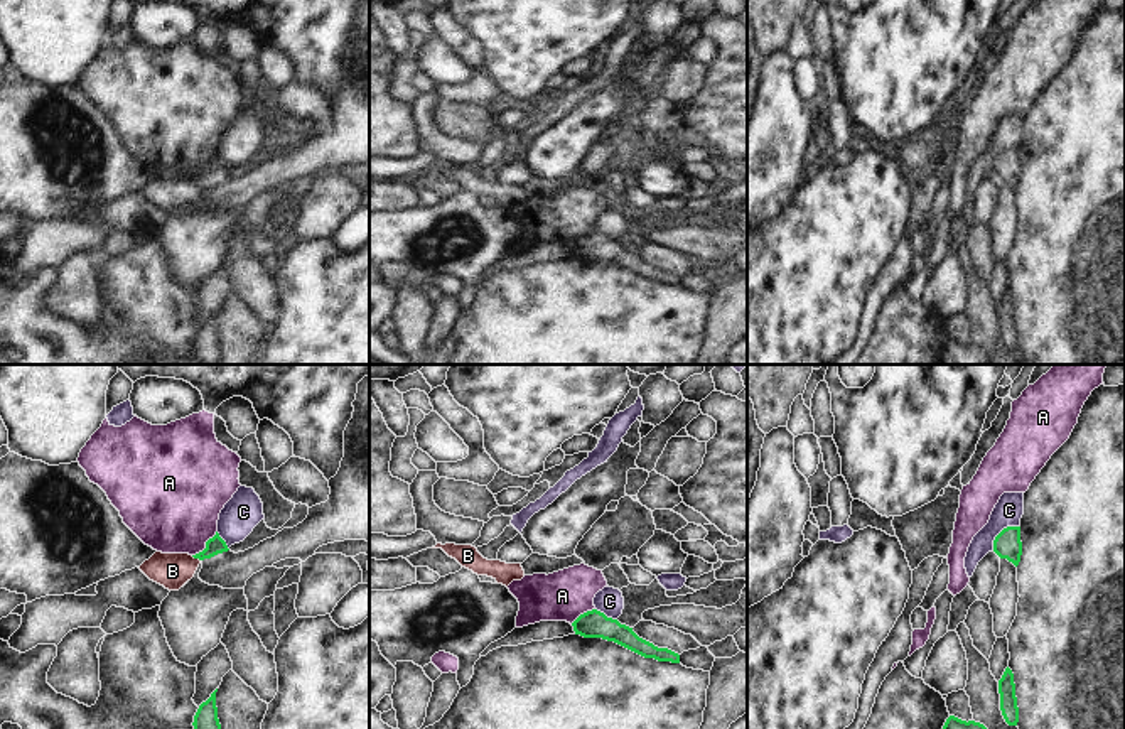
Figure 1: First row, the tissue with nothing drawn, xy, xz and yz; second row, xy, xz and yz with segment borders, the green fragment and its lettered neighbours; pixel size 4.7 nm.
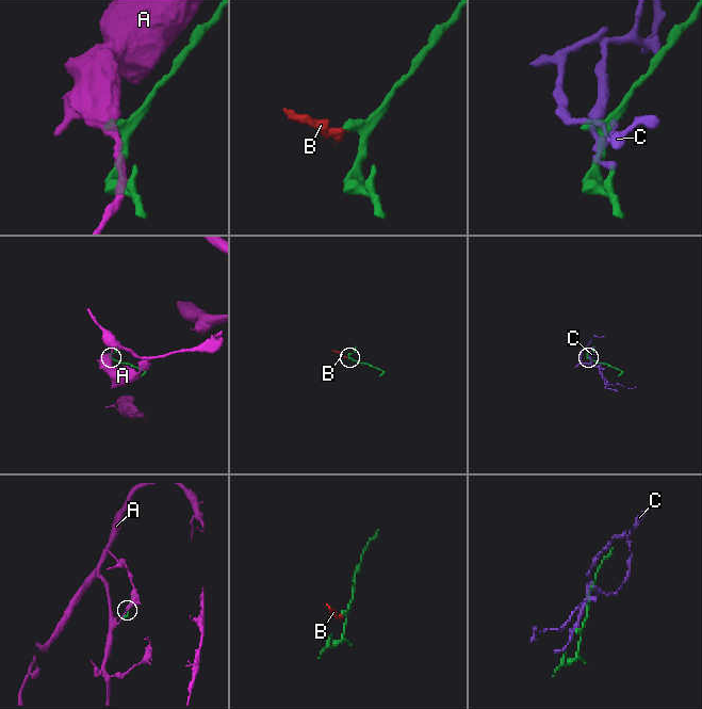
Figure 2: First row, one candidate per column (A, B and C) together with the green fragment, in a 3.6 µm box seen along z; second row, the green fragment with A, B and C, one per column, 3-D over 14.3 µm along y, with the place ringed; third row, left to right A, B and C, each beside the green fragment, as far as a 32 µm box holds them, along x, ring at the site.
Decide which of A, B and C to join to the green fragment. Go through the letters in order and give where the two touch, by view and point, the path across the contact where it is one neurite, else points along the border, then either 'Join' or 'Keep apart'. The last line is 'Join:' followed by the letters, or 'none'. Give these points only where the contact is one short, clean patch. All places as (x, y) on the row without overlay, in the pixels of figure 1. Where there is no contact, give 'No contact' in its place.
A: Touches green at xy (206, 167). Boundary: xy (216, 152), (206, 167), (193, 178). Keep apart
B: Touches green at xy (196, 179). Boundary: xy (191, 178), (199, 183). Keep apart
C: Touches green at yz (1001, 154). Boundary: yz (1017, 147), (1007, 147), (995, 159), (992, 171). Keep apart
Join: none.

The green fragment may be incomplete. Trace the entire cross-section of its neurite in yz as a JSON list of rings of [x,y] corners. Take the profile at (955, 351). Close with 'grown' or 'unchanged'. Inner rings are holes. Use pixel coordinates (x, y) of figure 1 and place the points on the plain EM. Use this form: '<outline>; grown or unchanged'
[[[950,338],[934,364],[988,364],[988,351],[980,344]]]; unchanged

